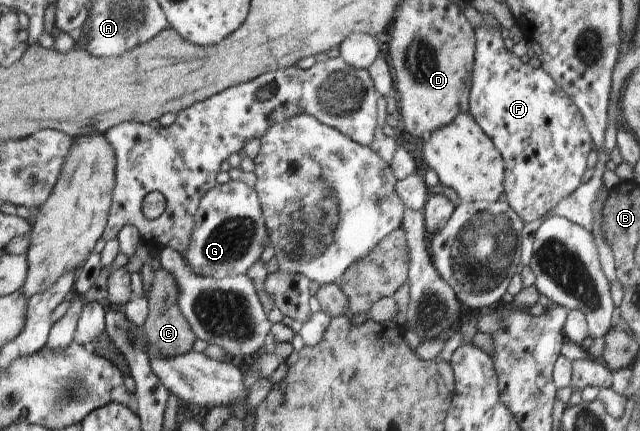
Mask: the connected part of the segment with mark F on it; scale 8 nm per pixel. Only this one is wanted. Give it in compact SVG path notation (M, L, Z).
M478 25L475 28L475 50L474 50L474 65L472 68L472 87L470 90L469 114L473 115L475 122L479 128L493 141L495 148L501 153L505 165L504 174L504 191L507 194L507 203L511 210L521 218L524 223L530 223L537 219L545 219L548 212L562 199L567 198L577 187L582 183L582 176L586 170L587 156L591 150L595 149L591 135L585 126L581 116L581 111L573 104L568 94L553 80L553 77L545 72L541 67L533 68L529 63L523 61L514 55L514 52L507 50L501 38L500 29L494 29L491 25Z

